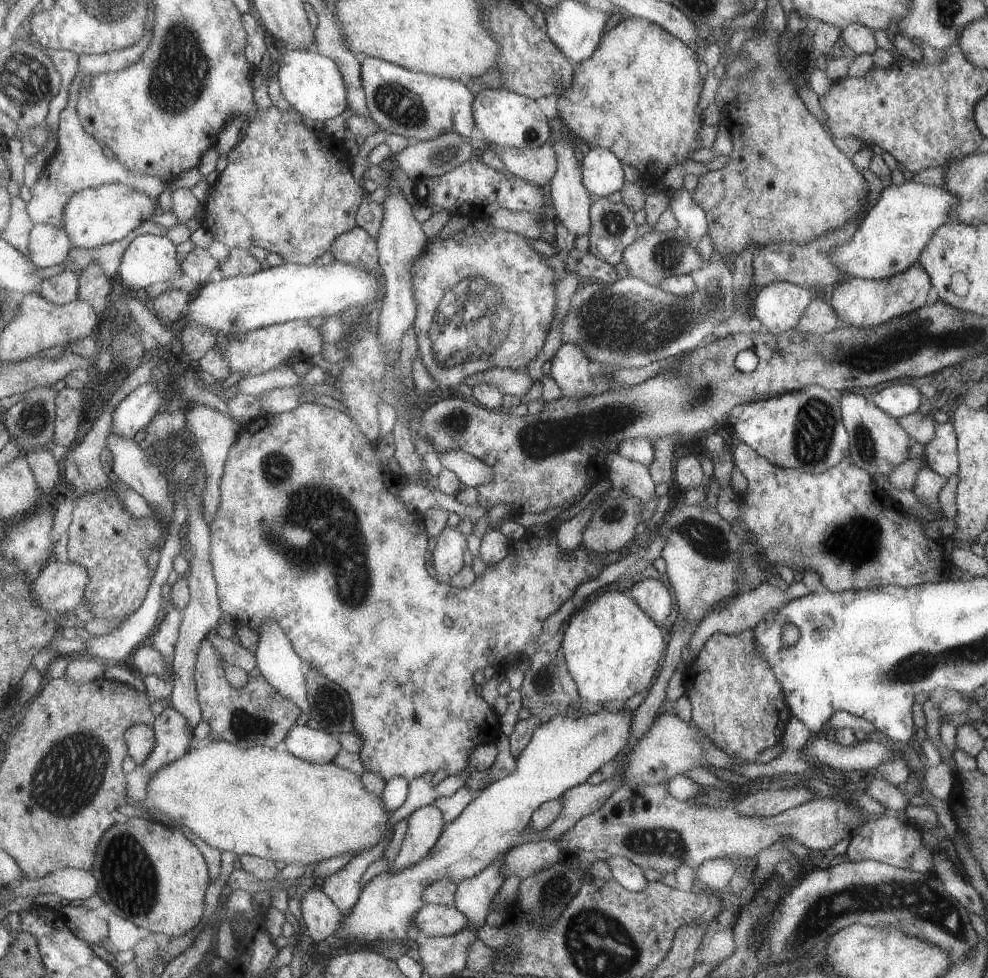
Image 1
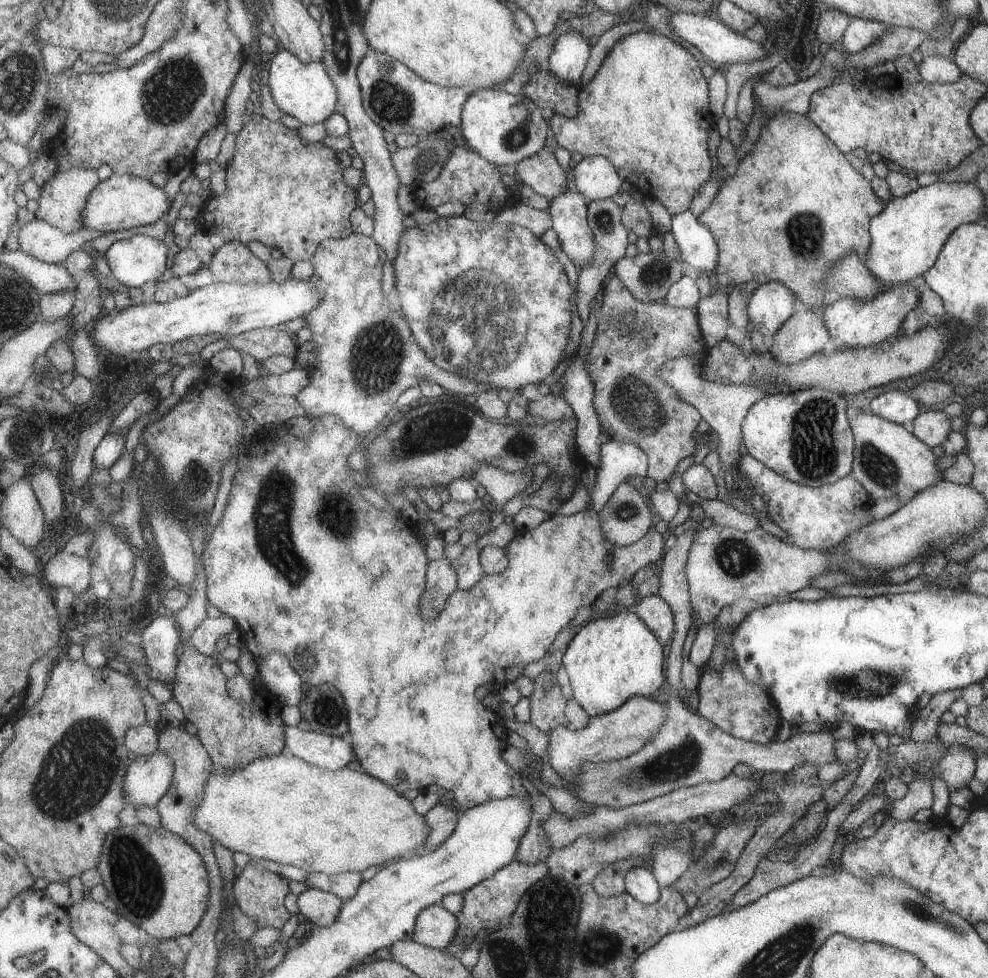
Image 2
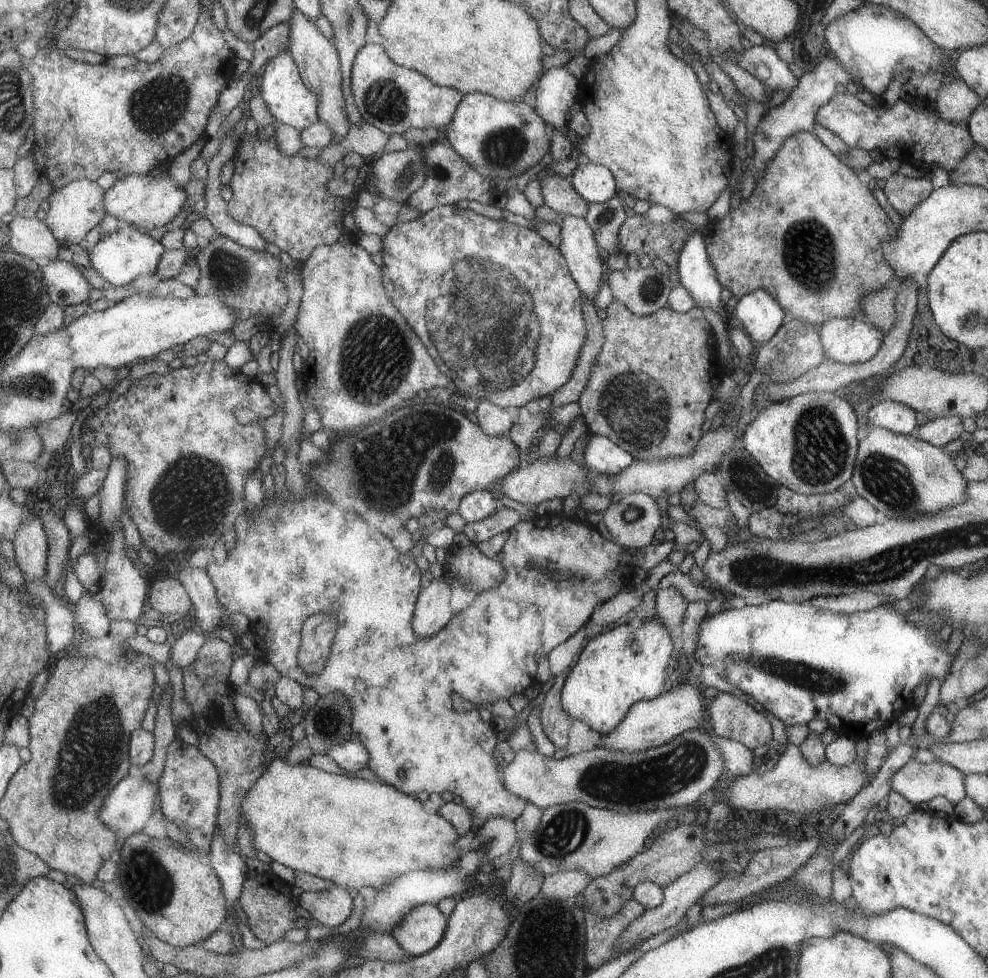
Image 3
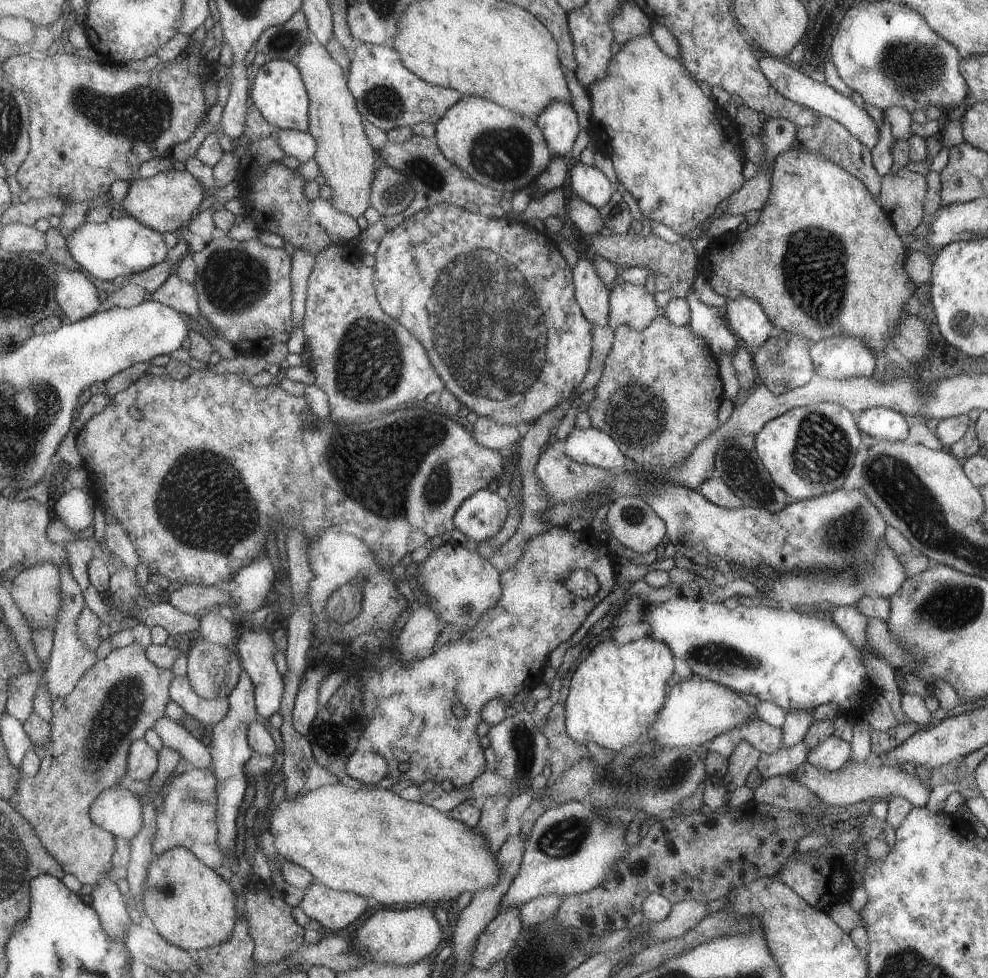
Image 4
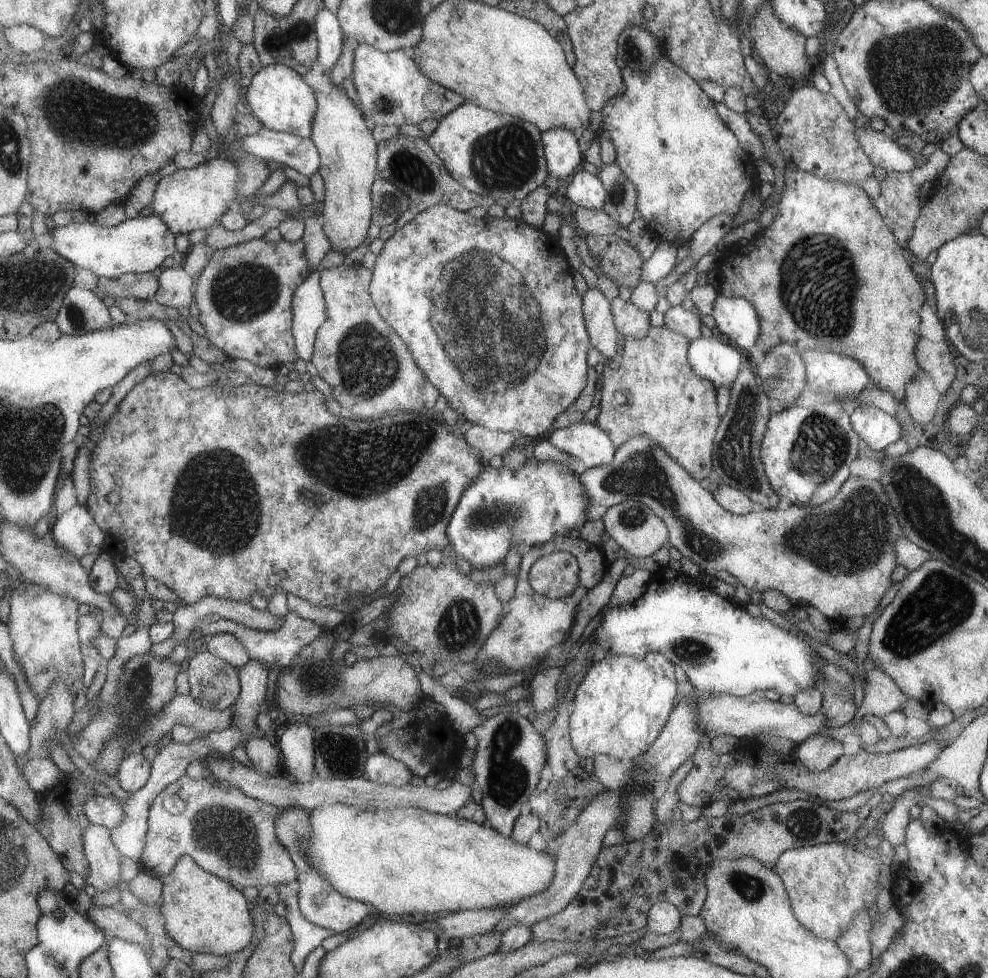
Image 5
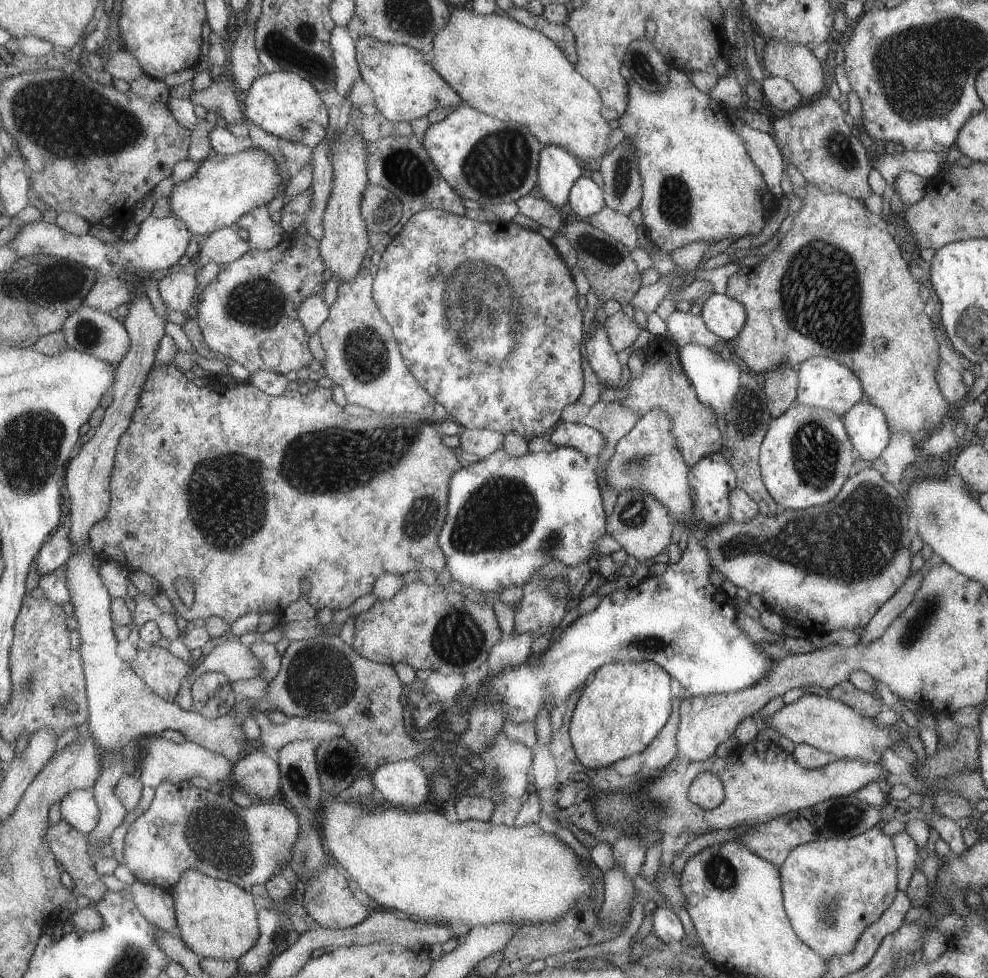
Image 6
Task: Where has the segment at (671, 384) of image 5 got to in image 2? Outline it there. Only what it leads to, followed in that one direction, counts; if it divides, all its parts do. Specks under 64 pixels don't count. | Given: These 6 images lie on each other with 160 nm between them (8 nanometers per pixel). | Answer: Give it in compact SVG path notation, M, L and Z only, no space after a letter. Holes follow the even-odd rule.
M614 273L607 278L601 293L603 302L596 313L597 330L585 362L585 370L593 384L593 408L597 412L600 431L606 438L614 440L625 437L626 441L643 450L648 459L646 476L655 483L666 481L665 478L673 472L681 458L694 454L695 440L691 438L691 432L702 419L699 418L700 413L692 405L681 401L673 388L659 380L655 372L665 360L685 354L697 354L703 358L707 354L708 346L698 328L696 308L675 308L663 302L641 303L632 298Z

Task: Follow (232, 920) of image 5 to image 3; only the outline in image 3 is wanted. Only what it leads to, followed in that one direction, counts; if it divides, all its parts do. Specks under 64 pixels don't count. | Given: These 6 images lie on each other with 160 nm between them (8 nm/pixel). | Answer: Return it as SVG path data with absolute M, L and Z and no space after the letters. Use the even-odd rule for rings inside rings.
M139 832L139 834L133 834L133 836L129 836L129 838L125 839L121 846L120 859L117 866L119 866L119 870L117 870L117 880L119 882L119 887L123 890L123 894L125 894L124 899L130 903L131 908L129 911L135 912L142 921L144 929L148 930L148 933L154 934L156 938L163 940L163 942L167 942L175 947L192 946L197 944L199 940L207 940L209 936L215 934L219 928L222 928L225 925L227 921L227 902L225 902L225 894L223 894L221 880L219 880L217 874L213 872L213 868L208 860L203 860L199 854L192 852L189 848L185 848L183 844L179 844L179 842L167 837L157 840Z

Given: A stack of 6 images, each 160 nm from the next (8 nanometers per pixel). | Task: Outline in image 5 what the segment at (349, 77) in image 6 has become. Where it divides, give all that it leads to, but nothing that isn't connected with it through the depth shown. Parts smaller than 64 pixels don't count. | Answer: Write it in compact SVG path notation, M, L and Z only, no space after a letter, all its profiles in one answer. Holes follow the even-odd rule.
M327 8L316 16L316 33L320 40L318 62L324 72L331 74L343 54L347 36L339 17Z

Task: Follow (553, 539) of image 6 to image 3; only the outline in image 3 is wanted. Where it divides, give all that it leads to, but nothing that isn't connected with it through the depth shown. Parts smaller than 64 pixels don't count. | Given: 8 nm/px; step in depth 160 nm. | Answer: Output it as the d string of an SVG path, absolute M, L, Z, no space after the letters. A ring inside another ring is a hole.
M476 489L461 496L456 512L466 522L477 522L493 515L498 507L497 496L491 489Z

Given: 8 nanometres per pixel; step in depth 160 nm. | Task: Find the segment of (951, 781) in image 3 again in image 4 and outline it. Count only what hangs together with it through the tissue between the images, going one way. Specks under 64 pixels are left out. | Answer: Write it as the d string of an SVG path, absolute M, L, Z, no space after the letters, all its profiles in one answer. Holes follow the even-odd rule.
M861 714L861 717L859 718L853 718L853 720L855 720L855 722L853 725L853 730L852 730L852 738L849 743L850 744L850 758L849 760L847 760L847 764L843 764L843 766L839 770L836 770L836 771L822 771L821 769L818 769L817 767L814 767L813 765L810 765L809 763L804 762L801 765L799 765L798 768L794 772L792 771L792 773L795 775L794 779L796 781L799 781L801 784L804 784L811 792L814 792L817 795L817 798L820 798L820 801L822 802L821 807L825 807L825 808L827 808L827 806L845 807L845 806L849 806L849 804L853 804L855 802L860 802L861 800L865 800L866 798L870 798L875 801L879 799L887 800L890 797L905 797L912 804L913 807L924 807L924 804L927 800L927 796L929 792L931 791L930 785L929 785L929 789L923 786L923 784L921 784L921 780L919 780L915 772L912 770L912 768L901 768L901 767L895 768L895 767L887 766L885 764L883 764L883 766L877 766L876 763L872 763L871 766L869 766L869 764L867 764L867 762L865 762L864 760L870 758L870 755L869 755L869 736L870 736L870 729L871 729L870 725L864 718L863 714Z

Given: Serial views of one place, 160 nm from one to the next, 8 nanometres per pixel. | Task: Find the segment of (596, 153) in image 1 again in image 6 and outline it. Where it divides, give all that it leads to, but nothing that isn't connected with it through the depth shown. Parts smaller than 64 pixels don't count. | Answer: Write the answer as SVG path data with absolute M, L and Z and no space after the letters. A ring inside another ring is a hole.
M583 174L581 179L572 185L568 195L568 204L573 214L586 220L604 208L603 189L599 188L588 174Z

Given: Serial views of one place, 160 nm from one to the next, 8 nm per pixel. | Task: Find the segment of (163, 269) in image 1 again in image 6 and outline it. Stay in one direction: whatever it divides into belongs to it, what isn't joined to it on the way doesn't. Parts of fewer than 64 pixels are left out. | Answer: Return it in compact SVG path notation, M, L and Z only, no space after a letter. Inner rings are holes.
M149 215L139 225L139 231L131 240L120 239L113 244L95 238L91 232L83 236L75 236L54 224L37 221L27 224L26 228L17 234L17 238L9 243L9 246L17 250L19 257L35 256L37 252L41 252L47 256L85 264L96 270L102 278L107 278L110 274L118 275L123 271L128 276L134 272L149 274L155 270L171 269L171 266L177 264L185 256L191 240L196 239L200 237L194 235L181 218L173 215L168 218L155 218Z

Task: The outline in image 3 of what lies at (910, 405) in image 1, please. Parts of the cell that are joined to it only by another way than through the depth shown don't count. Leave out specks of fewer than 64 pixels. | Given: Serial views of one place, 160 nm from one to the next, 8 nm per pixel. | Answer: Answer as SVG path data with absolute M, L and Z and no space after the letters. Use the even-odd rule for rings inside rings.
M877 400L867 410L868 425L885 428L896 434L910 435L917 428L915 410L889 400Z

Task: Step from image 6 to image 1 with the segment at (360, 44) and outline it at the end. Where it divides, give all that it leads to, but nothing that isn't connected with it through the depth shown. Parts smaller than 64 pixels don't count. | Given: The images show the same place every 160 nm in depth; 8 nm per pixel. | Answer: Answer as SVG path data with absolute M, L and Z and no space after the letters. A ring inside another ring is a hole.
M365 57L361 62L360 80L369 117L387 134L419 142L450 131L468 138L475 128L471 112L474 97L467 90L464 80L417 74L372 57Z

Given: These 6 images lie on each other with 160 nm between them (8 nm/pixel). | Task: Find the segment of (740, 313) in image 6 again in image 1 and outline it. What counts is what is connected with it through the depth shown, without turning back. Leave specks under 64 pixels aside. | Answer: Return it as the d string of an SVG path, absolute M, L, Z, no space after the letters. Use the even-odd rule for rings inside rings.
M788 281L767 284L756 289L751 316L761 323L762 329L778 336L797 325L815 295L815 291Z

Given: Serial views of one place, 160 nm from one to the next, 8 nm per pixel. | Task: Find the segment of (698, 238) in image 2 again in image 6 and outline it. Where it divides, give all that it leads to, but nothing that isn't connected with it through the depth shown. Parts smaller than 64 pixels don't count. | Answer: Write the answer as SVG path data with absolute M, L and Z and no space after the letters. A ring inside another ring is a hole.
M691 344L679 347L679 361L699 401L713 412L715 418L726 419L735 398L735 392L744 376L740 363L732 355L721 357L721 354L713 352L711 348Z

